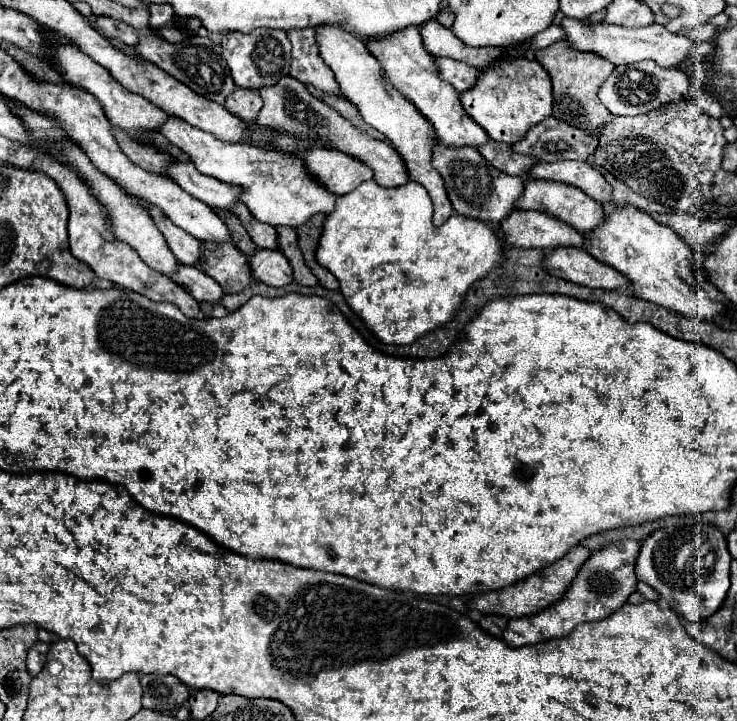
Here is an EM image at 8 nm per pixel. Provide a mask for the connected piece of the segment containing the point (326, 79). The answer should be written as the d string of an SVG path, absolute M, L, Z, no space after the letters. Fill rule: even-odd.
M315 28L292 29L289 31L289 41L293 45L289 73L305 85L313 85L323 93L343 97L339 91L339 83L333 77L333 71L319 55Z

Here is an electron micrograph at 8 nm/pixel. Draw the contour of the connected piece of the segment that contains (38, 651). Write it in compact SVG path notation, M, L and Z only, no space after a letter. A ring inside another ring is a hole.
M37 641L31 649L29 649L29 655L27 655L27 669L31 673L31 677L35 677L47 663L47 653L51 649L51 643L43 643L43 641Z

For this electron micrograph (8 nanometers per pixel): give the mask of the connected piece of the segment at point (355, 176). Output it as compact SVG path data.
M313 147L311 151L297 153L309 167L309 171L335 195L353 191L359 183L373 179L373 171L359 159L337 151Z

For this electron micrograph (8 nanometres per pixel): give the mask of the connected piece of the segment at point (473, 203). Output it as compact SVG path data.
M437 141L439 147L437 153L433 155L433 167L443 175L445 187L449 193L449 199L453 203L453 209L459 215L479 219L479 221L491 221L491 223L501 223L513 209L525 191L525 183L519 177L511 177L507 173L501 173L499 169L491 167L483 159L483 155L477 149L471 147L461 147L461 149L451 149L445 147L441 141Z

